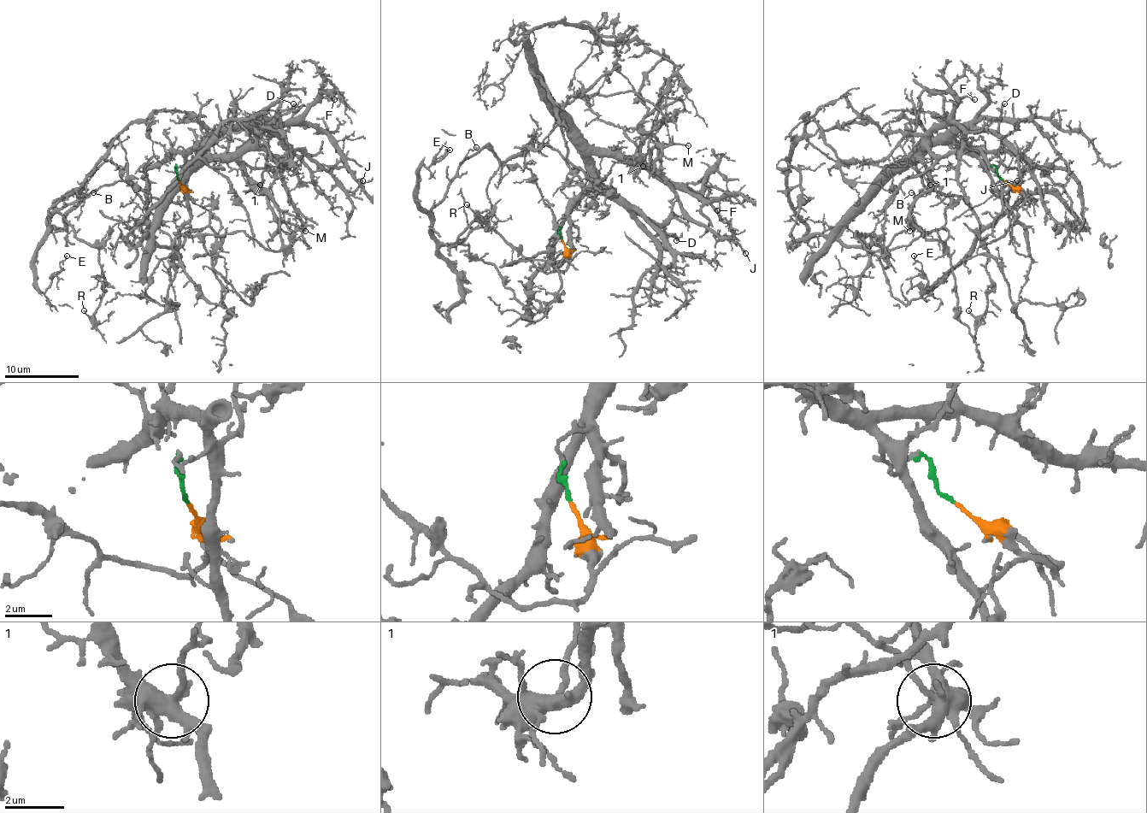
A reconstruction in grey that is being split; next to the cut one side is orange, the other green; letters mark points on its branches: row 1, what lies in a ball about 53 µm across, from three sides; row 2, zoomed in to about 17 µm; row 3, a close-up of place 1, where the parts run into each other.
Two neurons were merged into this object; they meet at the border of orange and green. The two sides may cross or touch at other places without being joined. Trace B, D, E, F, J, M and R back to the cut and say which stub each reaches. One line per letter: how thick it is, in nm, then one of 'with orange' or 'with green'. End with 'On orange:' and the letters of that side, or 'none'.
B: 140 nm thick; with orange
D: 200 nm thick; with green
E: 90 nm thick; with orange
F: 160 nm thick; with green
J: 180 nm thick; with green
M: 140 nm thick; with green
R: 130 nm thick; with orange
On orange: B, E, R

